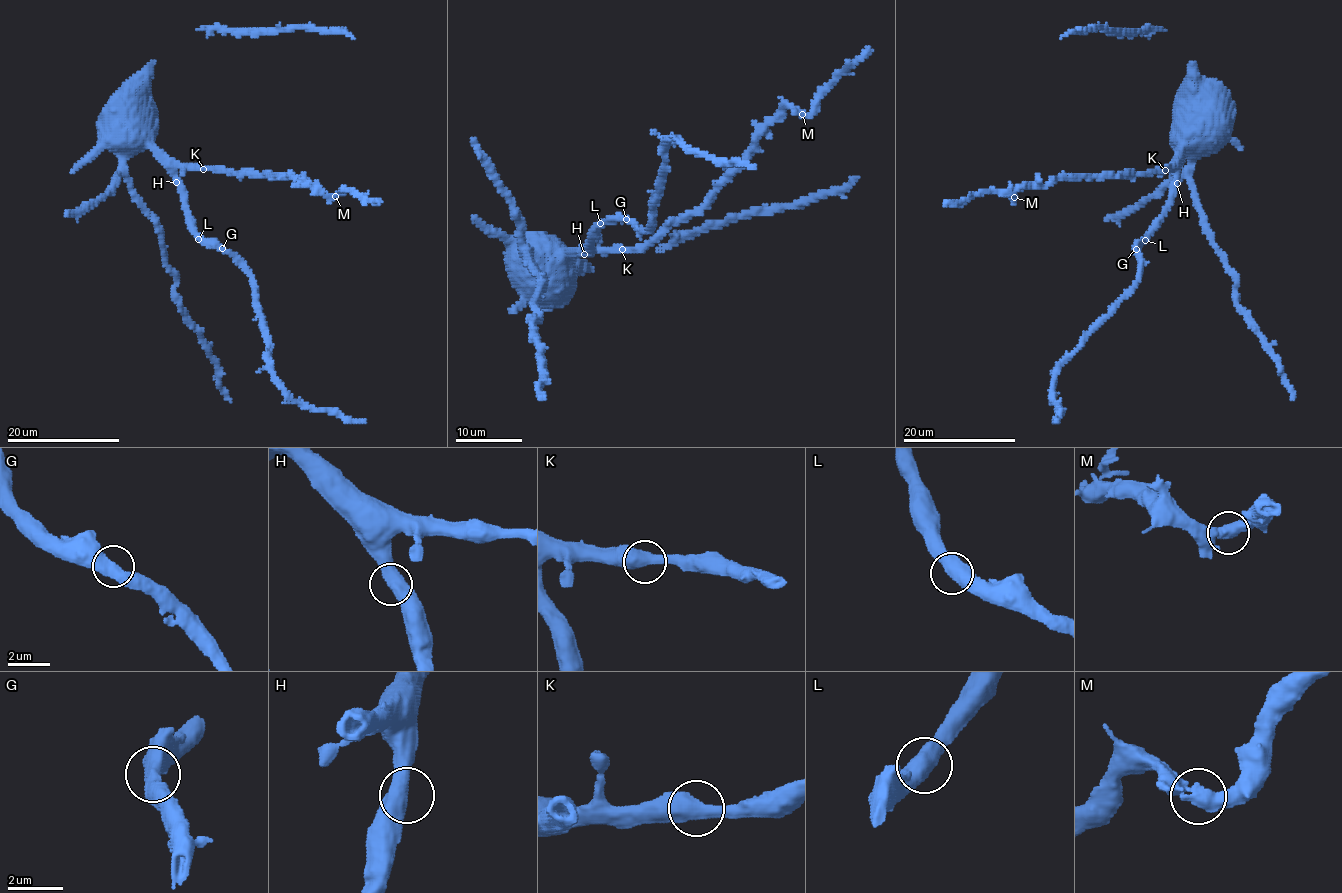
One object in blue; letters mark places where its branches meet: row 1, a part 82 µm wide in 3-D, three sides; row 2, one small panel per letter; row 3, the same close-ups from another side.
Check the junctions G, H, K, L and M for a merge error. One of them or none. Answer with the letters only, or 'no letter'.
no letter

